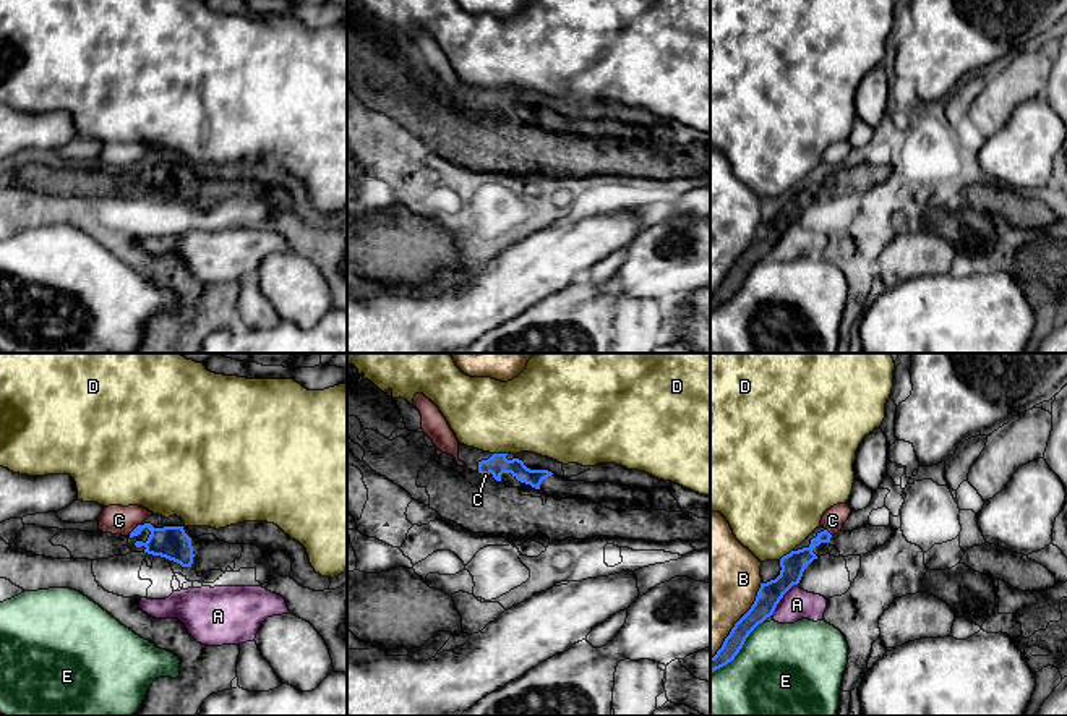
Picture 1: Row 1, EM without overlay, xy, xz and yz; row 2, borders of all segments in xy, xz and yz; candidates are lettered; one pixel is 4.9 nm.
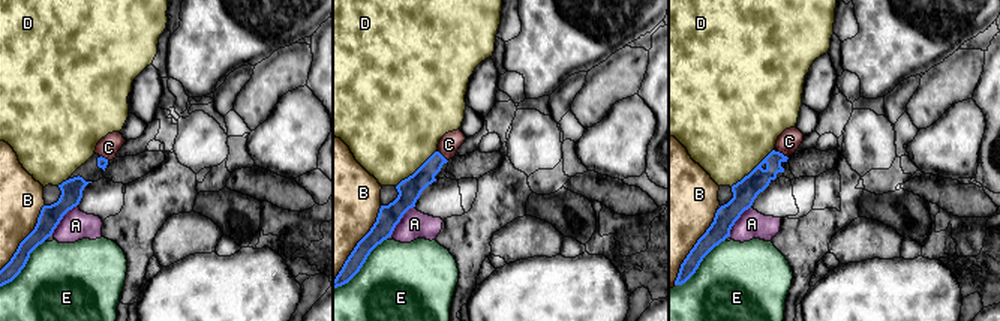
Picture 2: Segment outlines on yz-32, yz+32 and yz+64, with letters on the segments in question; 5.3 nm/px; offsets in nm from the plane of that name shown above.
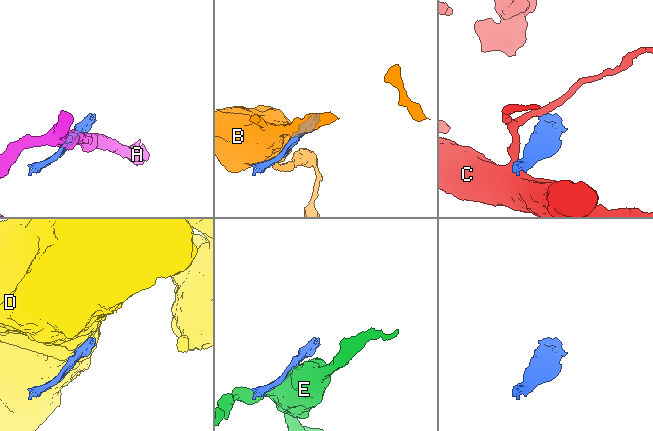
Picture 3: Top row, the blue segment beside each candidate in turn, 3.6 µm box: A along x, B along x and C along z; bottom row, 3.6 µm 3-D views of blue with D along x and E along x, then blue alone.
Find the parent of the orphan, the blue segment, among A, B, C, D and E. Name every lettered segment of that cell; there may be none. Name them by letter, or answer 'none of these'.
none of these

